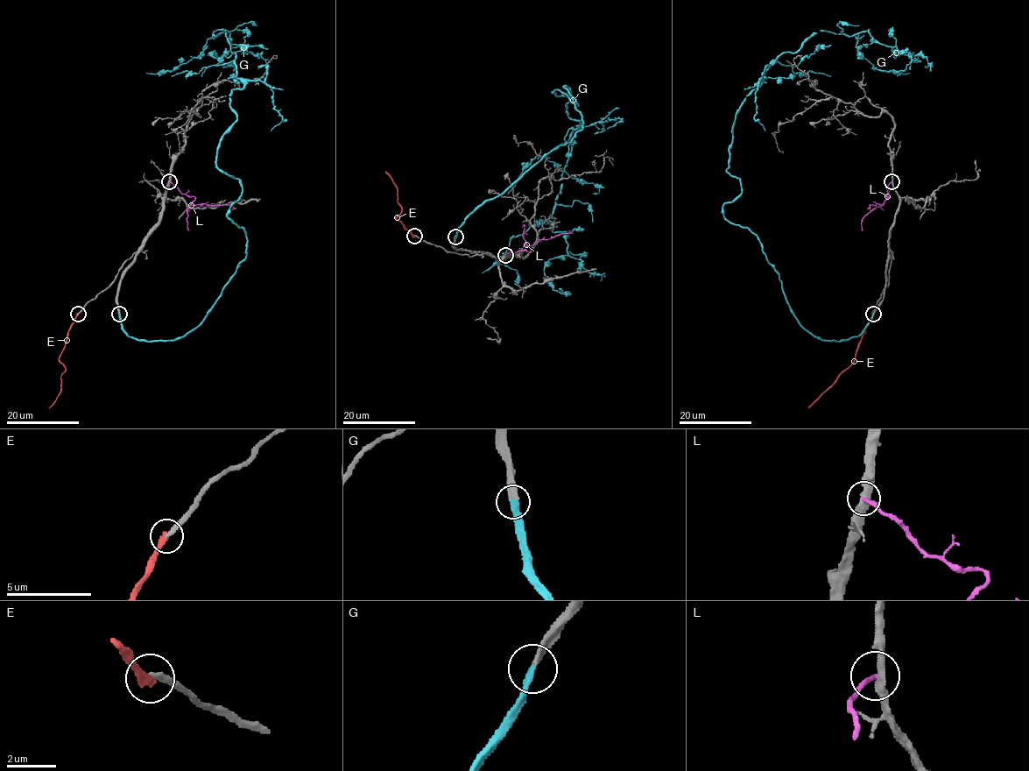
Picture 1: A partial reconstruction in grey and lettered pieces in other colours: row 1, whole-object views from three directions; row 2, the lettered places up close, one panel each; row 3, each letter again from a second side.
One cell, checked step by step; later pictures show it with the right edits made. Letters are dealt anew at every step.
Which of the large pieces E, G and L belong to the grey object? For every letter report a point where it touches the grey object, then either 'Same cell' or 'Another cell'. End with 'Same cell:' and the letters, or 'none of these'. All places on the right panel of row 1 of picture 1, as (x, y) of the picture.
E: Touches grey at (872, 314). Another cell
G: Touches grey at (873, 314). Same cell
L: Touches grey at (891, 181). Another cell
Same cell: G

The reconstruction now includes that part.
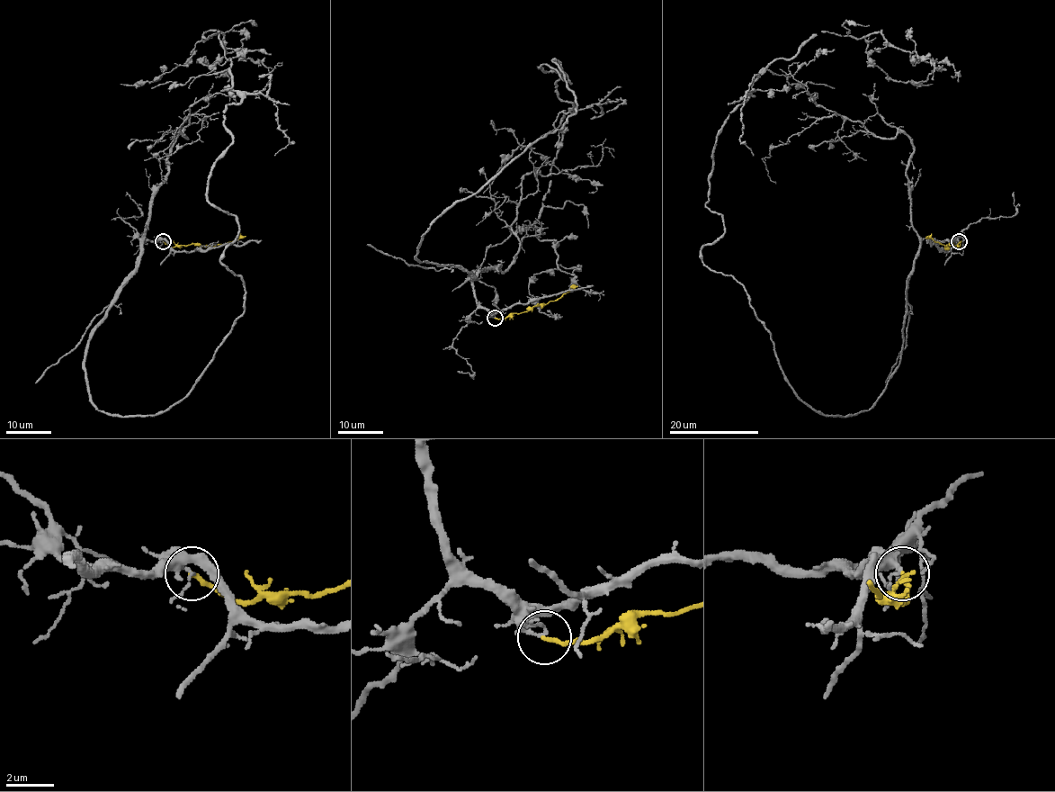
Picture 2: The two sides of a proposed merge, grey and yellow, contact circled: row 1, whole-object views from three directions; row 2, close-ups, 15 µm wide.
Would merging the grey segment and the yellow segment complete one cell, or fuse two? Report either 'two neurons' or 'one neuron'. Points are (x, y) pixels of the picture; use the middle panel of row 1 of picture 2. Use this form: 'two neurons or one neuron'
two neurons

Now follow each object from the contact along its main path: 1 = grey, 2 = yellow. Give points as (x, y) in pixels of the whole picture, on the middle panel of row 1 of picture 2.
1: (495, 317), (416, 247), (576, 112), (556, 59), (557, 269), (529, 293), (558, 317)
2: (495, 318), (506, 318), (558, 301), (577, 285)

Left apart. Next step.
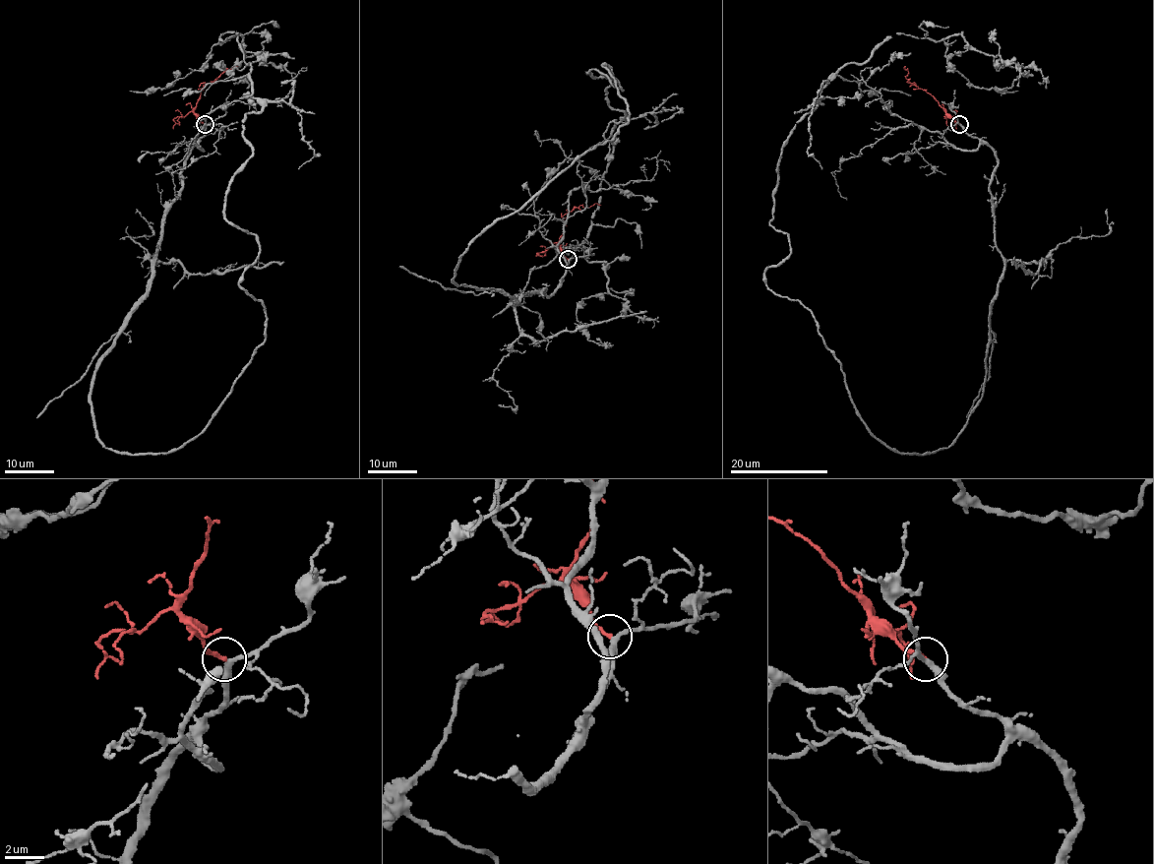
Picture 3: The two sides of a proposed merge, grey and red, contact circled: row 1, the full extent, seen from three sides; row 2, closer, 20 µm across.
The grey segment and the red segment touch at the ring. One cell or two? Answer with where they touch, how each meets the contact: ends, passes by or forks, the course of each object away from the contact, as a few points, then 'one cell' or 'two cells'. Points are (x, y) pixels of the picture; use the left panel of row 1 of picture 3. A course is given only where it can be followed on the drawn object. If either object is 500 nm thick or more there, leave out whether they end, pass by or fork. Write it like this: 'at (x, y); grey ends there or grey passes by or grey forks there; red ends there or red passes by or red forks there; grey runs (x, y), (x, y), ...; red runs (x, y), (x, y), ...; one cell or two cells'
at (205, 124); grey passes by; red ends there; grey runs (205, 124), (94, 376), (107, 448), (191, 441), (265, 339), (225, 32), (246, 89); red runs (205, 124), (194, 111), (200, 89), (225, 70), (238, 66); one cell

